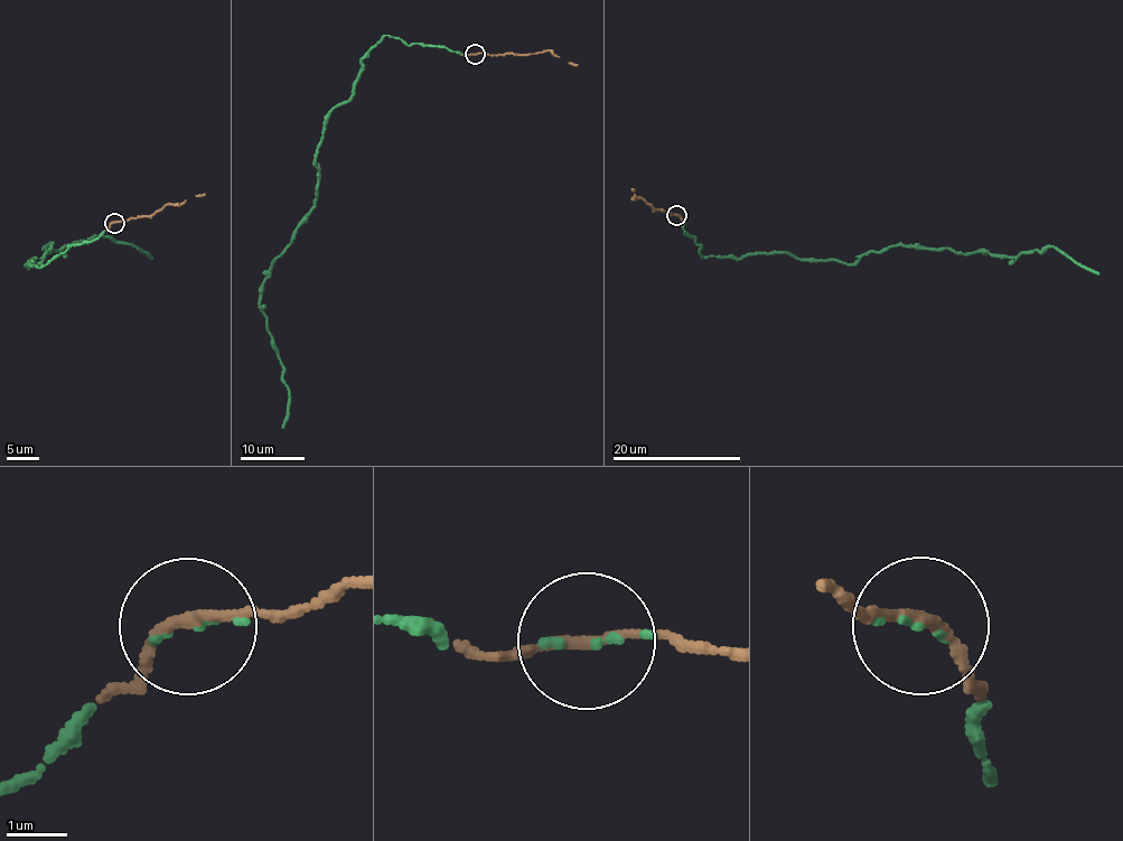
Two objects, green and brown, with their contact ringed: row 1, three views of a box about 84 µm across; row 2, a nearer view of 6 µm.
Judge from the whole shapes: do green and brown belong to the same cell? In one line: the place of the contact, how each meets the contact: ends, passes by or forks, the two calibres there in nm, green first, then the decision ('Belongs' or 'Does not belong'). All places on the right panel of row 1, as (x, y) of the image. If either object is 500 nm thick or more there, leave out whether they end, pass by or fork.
Place: (676, 215). At the ring green ends. At the ring brown passes by. Thickness 80 nm (green) against 160 nm. Belongs

